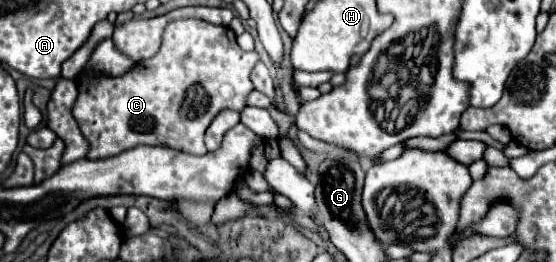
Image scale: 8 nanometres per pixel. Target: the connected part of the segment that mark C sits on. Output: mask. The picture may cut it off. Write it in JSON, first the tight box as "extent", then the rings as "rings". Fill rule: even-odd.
{"extent":[72,19,260,159],"rings":[[[180,19],[166,27],[160,51],[154,57],[136,63],[128,73],[120,77],[100,77],[96,73],[82,71],[76,77],[80,95],[72,113],[80,125],[82,135],[90,141],[88,159],[106,159],[136,145],[160,145],[184,153],[204,155],[204,131],[212,119],[224,109],[244,109],[244,97],[254,89],[250,71],[258,59],[260,57],[256,51],[240,49],[230,27],[212,25],[200,19]]]}

